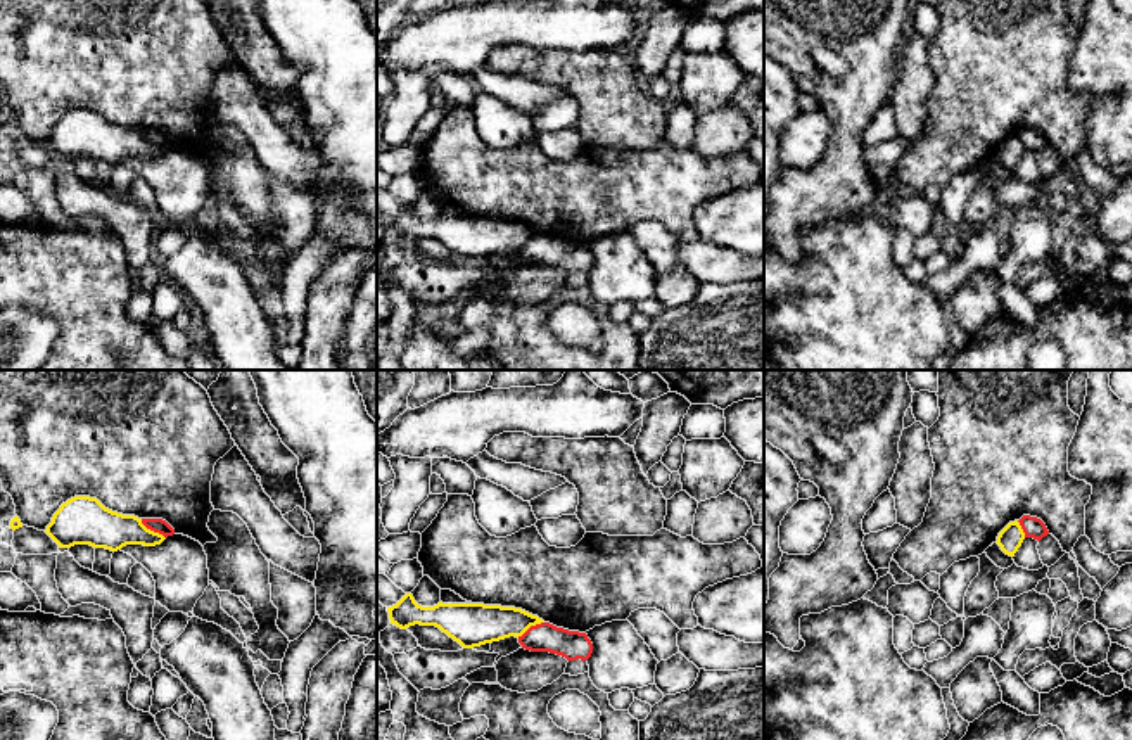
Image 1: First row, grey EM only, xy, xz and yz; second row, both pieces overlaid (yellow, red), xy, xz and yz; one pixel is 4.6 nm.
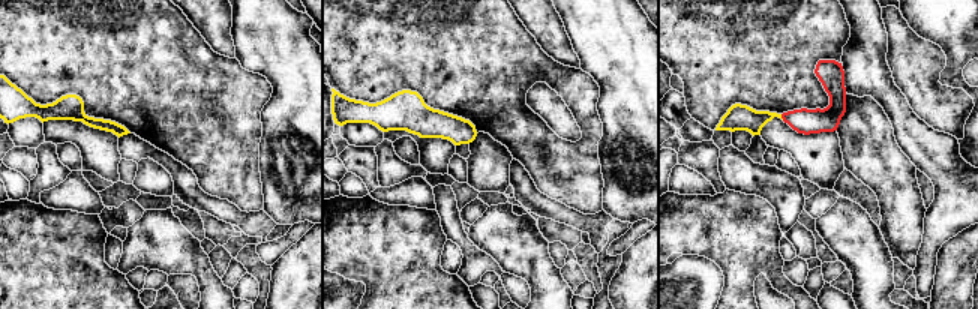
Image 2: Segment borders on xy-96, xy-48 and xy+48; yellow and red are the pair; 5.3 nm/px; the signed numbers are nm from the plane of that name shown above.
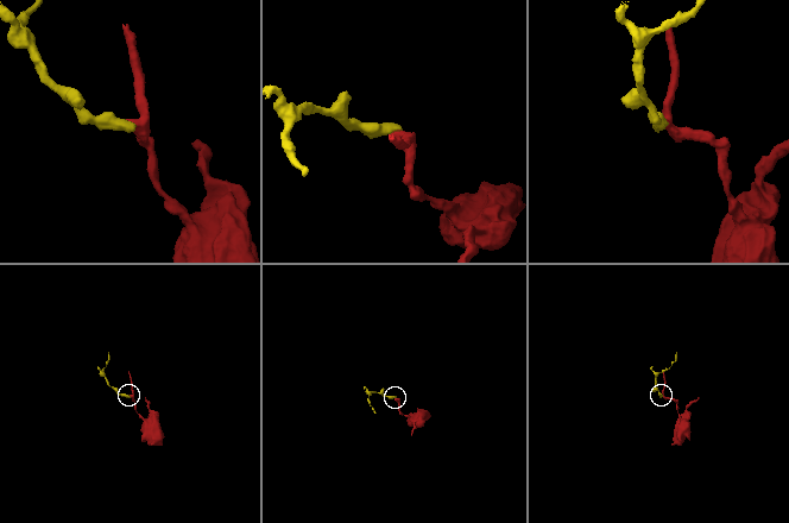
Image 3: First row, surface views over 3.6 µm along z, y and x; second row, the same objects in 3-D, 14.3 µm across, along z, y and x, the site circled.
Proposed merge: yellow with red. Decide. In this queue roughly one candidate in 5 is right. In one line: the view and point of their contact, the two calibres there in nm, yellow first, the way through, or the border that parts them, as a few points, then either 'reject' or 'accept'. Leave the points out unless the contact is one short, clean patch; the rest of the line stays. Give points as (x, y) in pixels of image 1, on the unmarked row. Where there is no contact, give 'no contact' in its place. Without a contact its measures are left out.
xy (152, 144) | 190/70 nm | along xy (140, 132), (165, 151) | reject

